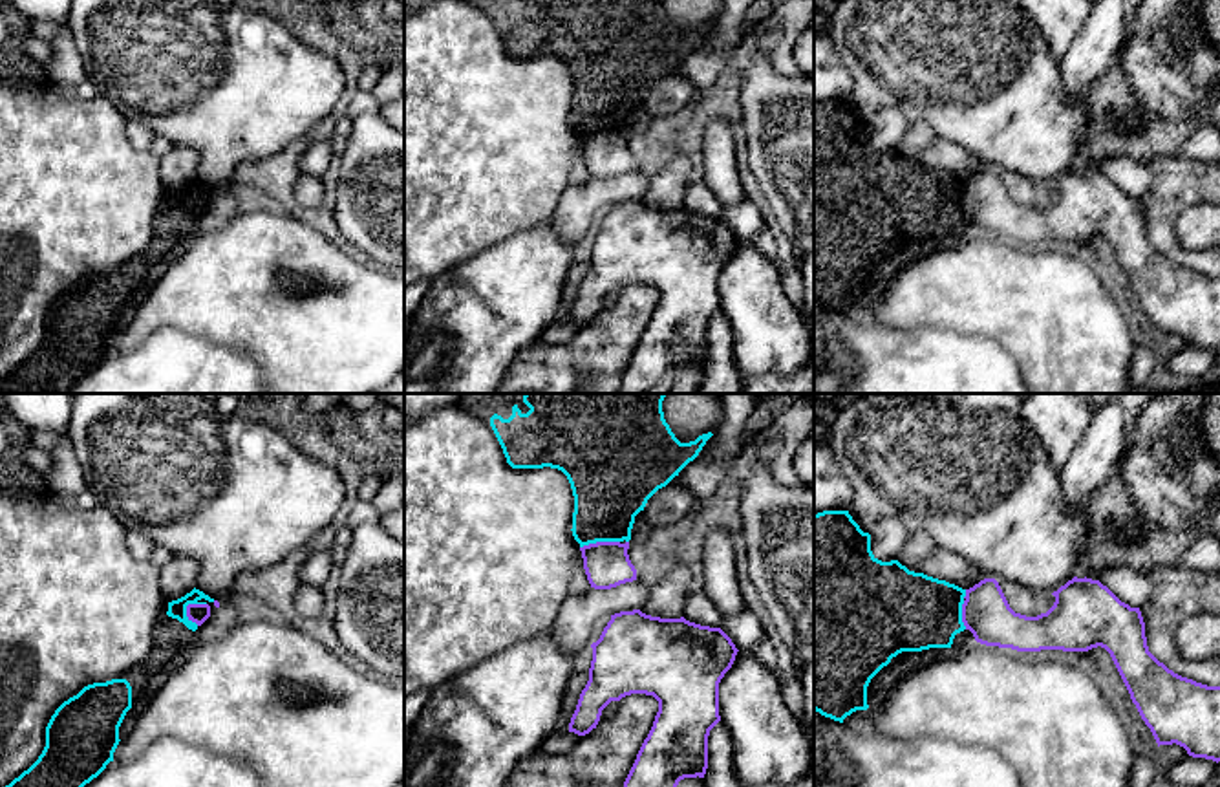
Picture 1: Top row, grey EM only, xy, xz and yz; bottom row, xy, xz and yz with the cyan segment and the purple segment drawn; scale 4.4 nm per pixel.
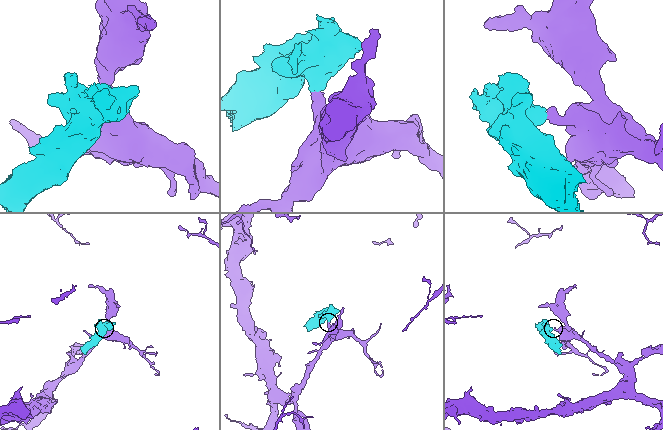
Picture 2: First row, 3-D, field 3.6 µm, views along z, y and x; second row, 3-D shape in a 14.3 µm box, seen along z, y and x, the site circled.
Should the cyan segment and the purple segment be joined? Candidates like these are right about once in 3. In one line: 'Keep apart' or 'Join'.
Keep apart

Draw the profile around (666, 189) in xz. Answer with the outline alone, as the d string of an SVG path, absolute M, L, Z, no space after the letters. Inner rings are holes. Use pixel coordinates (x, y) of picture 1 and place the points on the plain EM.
M673 154L666 167L651 176L649 189L640 201L660 209L680 209L693 167L690 157Z

